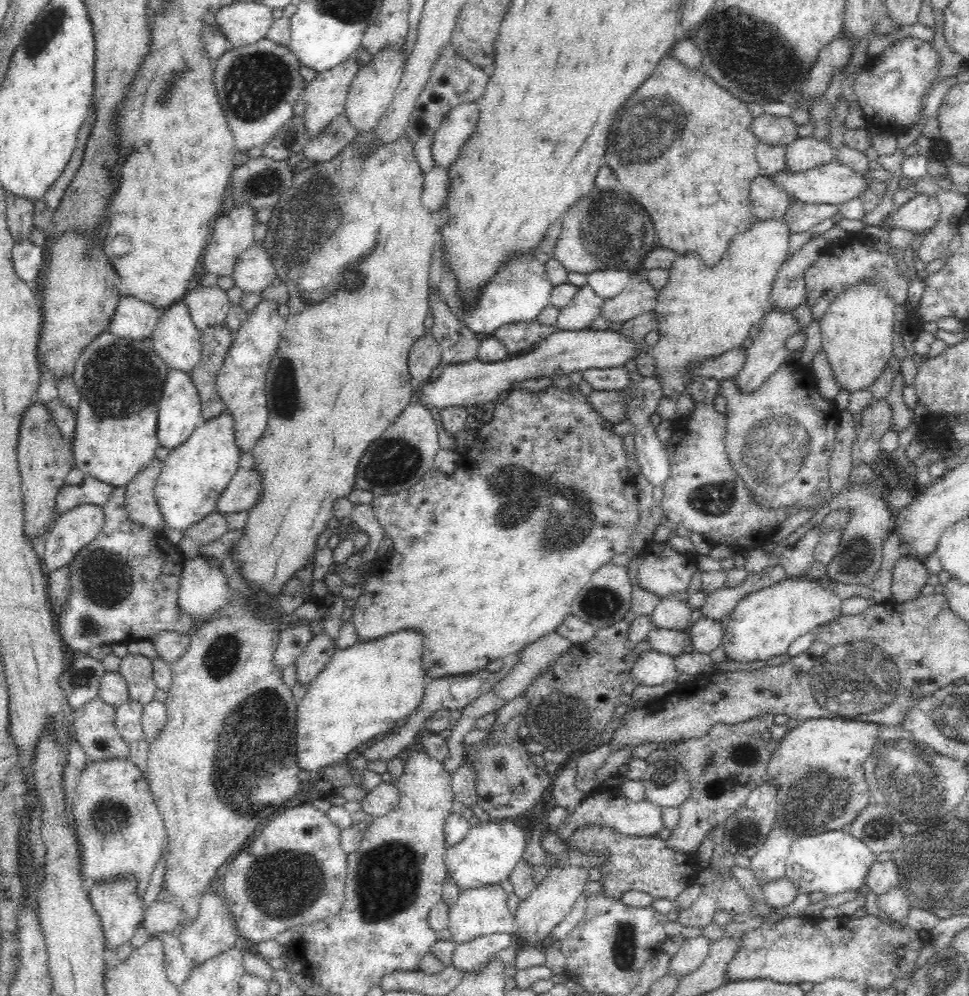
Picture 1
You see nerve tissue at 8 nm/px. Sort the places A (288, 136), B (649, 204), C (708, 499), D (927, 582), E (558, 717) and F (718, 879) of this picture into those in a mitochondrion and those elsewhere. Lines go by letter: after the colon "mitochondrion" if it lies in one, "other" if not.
A: mitochondrion
B: mitochondrion
C: mitochondrion
D: other
E: mitochondrion
F: other

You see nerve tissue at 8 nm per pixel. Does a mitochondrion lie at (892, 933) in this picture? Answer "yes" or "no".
no

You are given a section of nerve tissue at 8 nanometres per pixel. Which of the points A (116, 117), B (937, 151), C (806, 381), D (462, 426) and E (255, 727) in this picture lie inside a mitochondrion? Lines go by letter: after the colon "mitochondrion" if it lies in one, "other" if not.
A: other
B: other
C: other
D: other
E: mitochondrion

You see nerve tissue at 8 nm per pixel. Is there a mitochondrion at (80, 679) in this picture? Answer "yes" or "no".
yes

